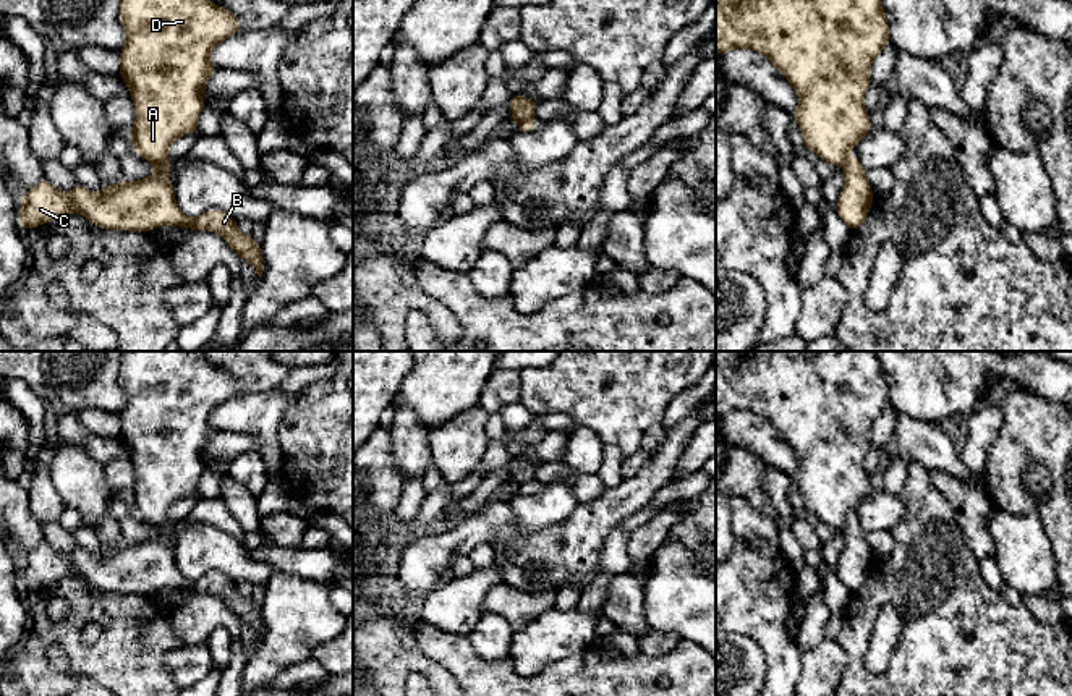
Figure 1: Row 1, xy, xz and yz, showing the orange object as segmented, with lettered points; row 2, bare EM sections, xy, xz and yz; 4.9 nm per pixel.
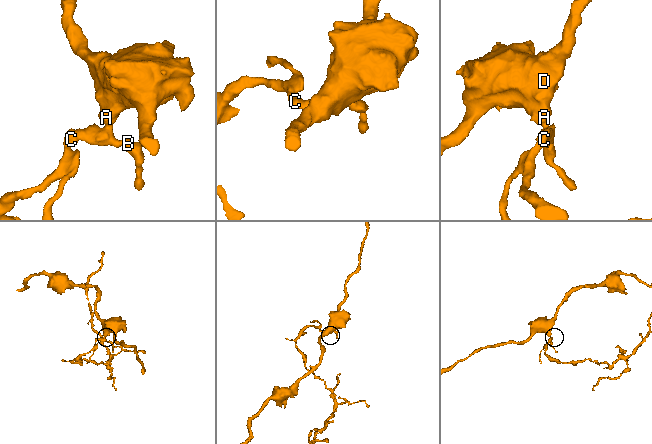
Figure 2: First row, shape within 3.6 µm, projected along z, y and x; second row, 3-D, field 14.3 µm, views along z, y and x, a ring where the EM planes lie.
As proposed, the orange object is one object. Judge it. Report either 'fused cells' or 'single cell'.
fused cells

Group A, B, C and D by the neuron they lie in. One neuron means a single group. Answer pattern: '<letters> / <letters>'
A D / B C

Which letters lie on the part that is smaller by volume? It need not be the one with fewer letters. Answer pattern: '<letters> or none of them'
B, C

